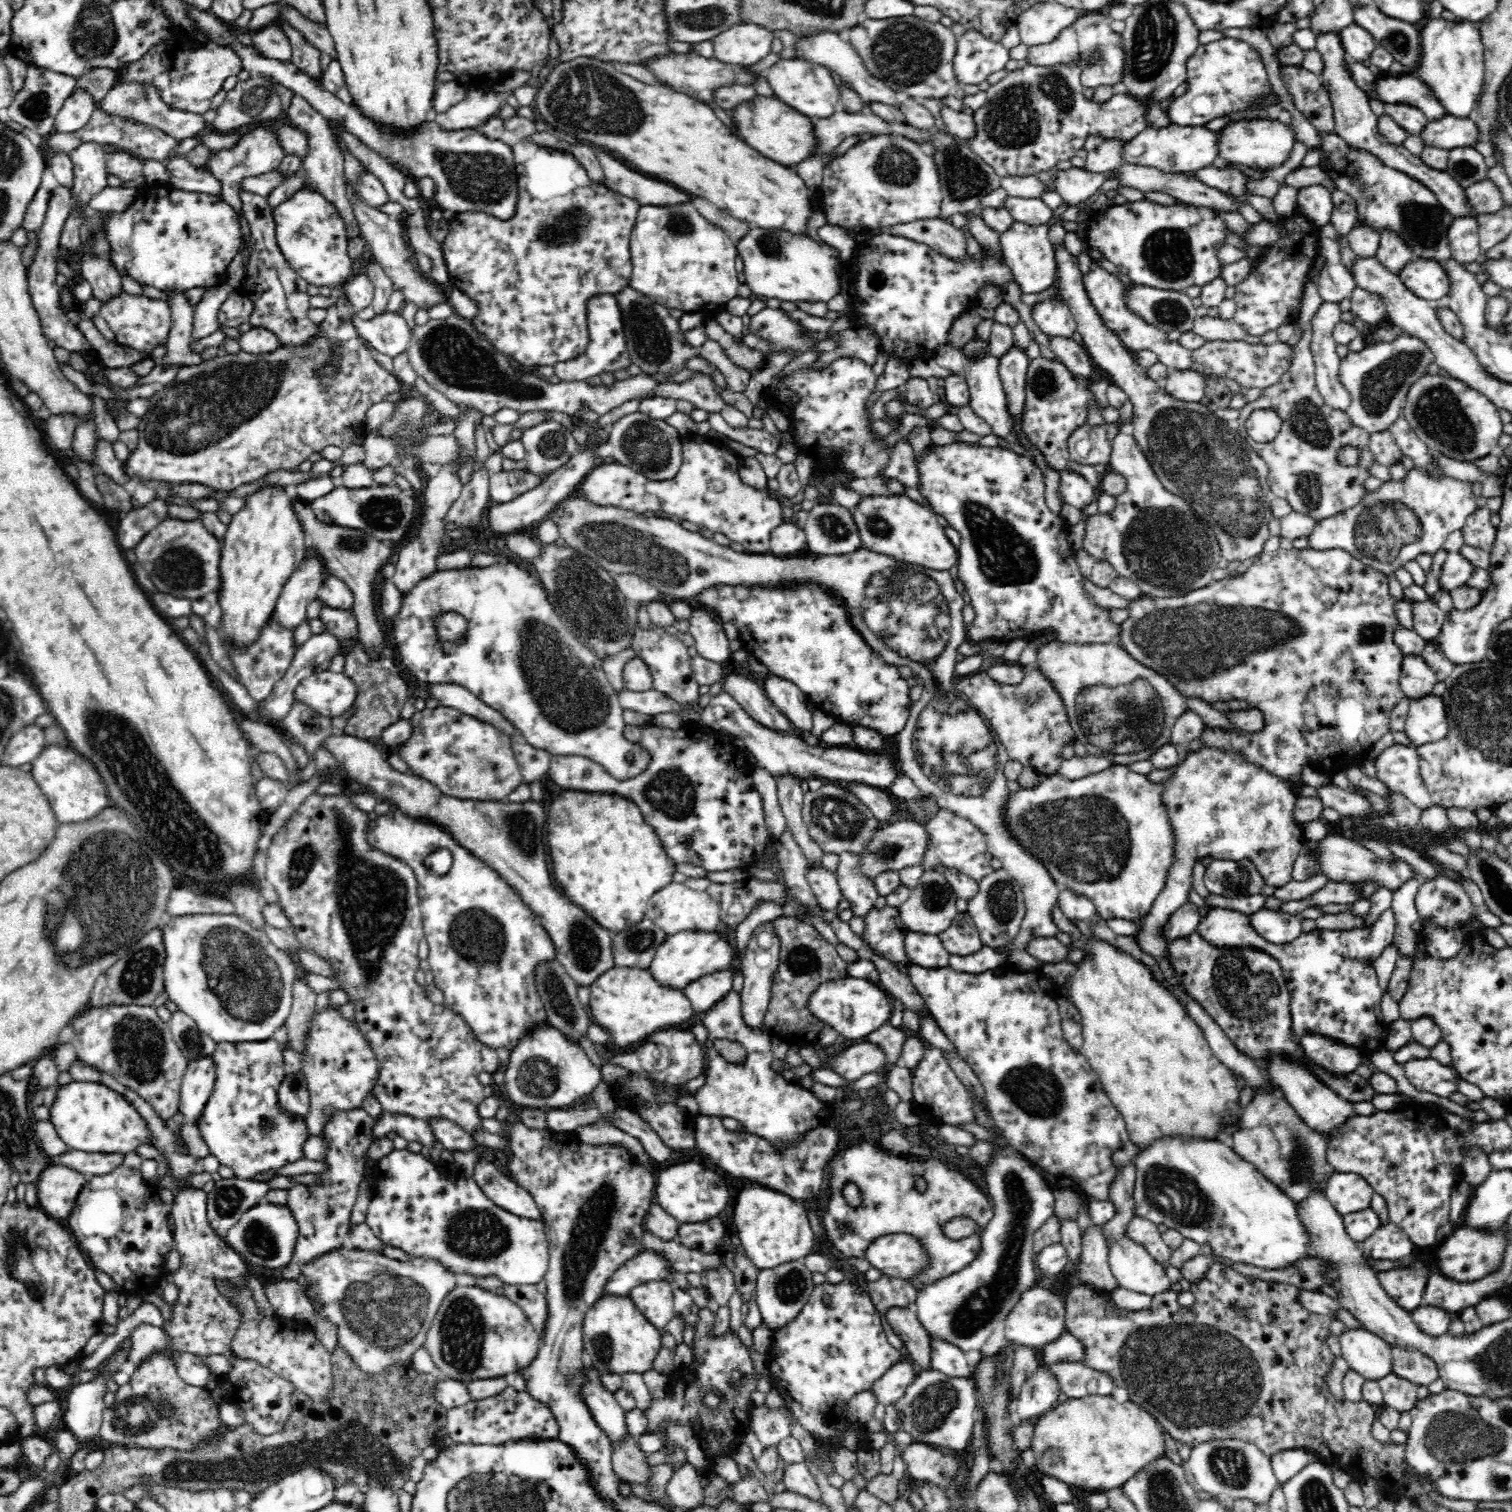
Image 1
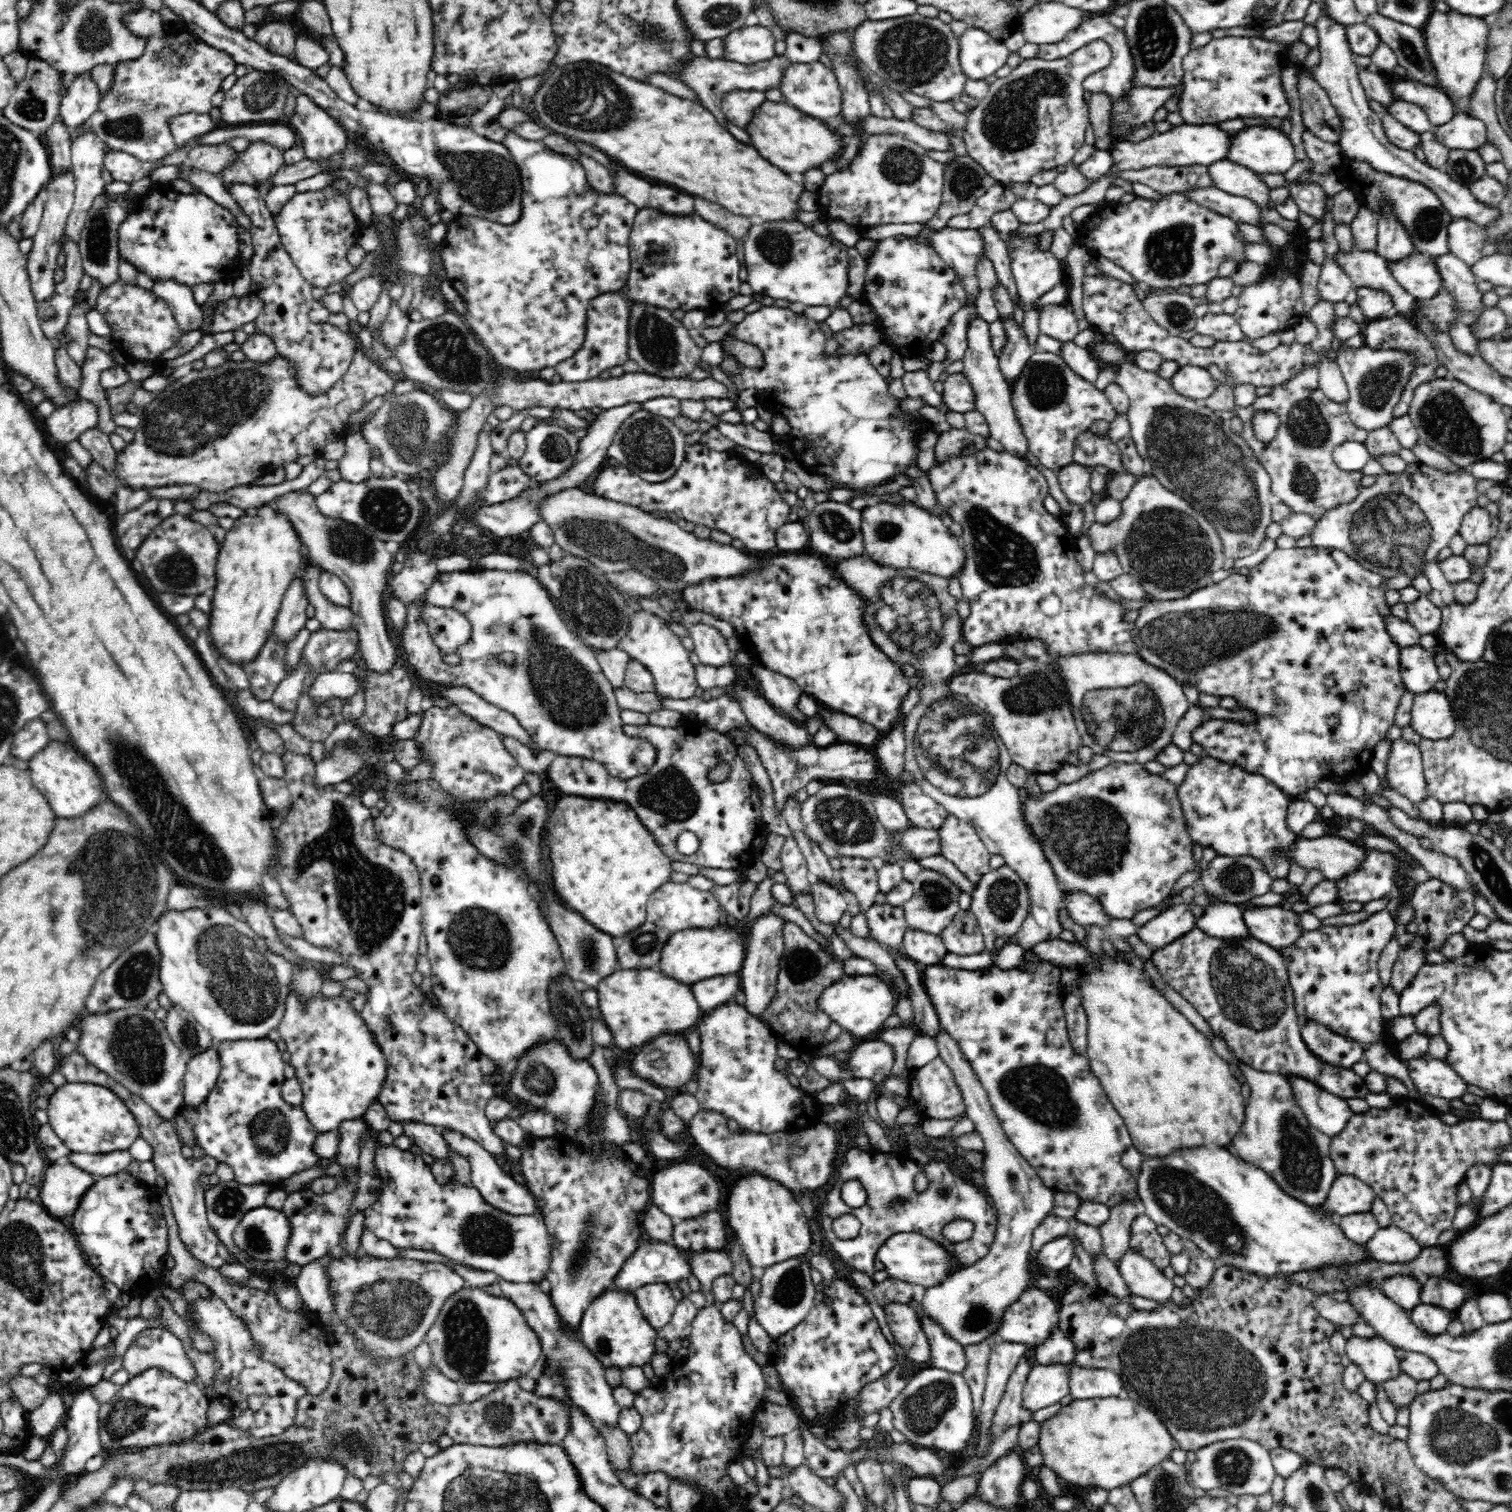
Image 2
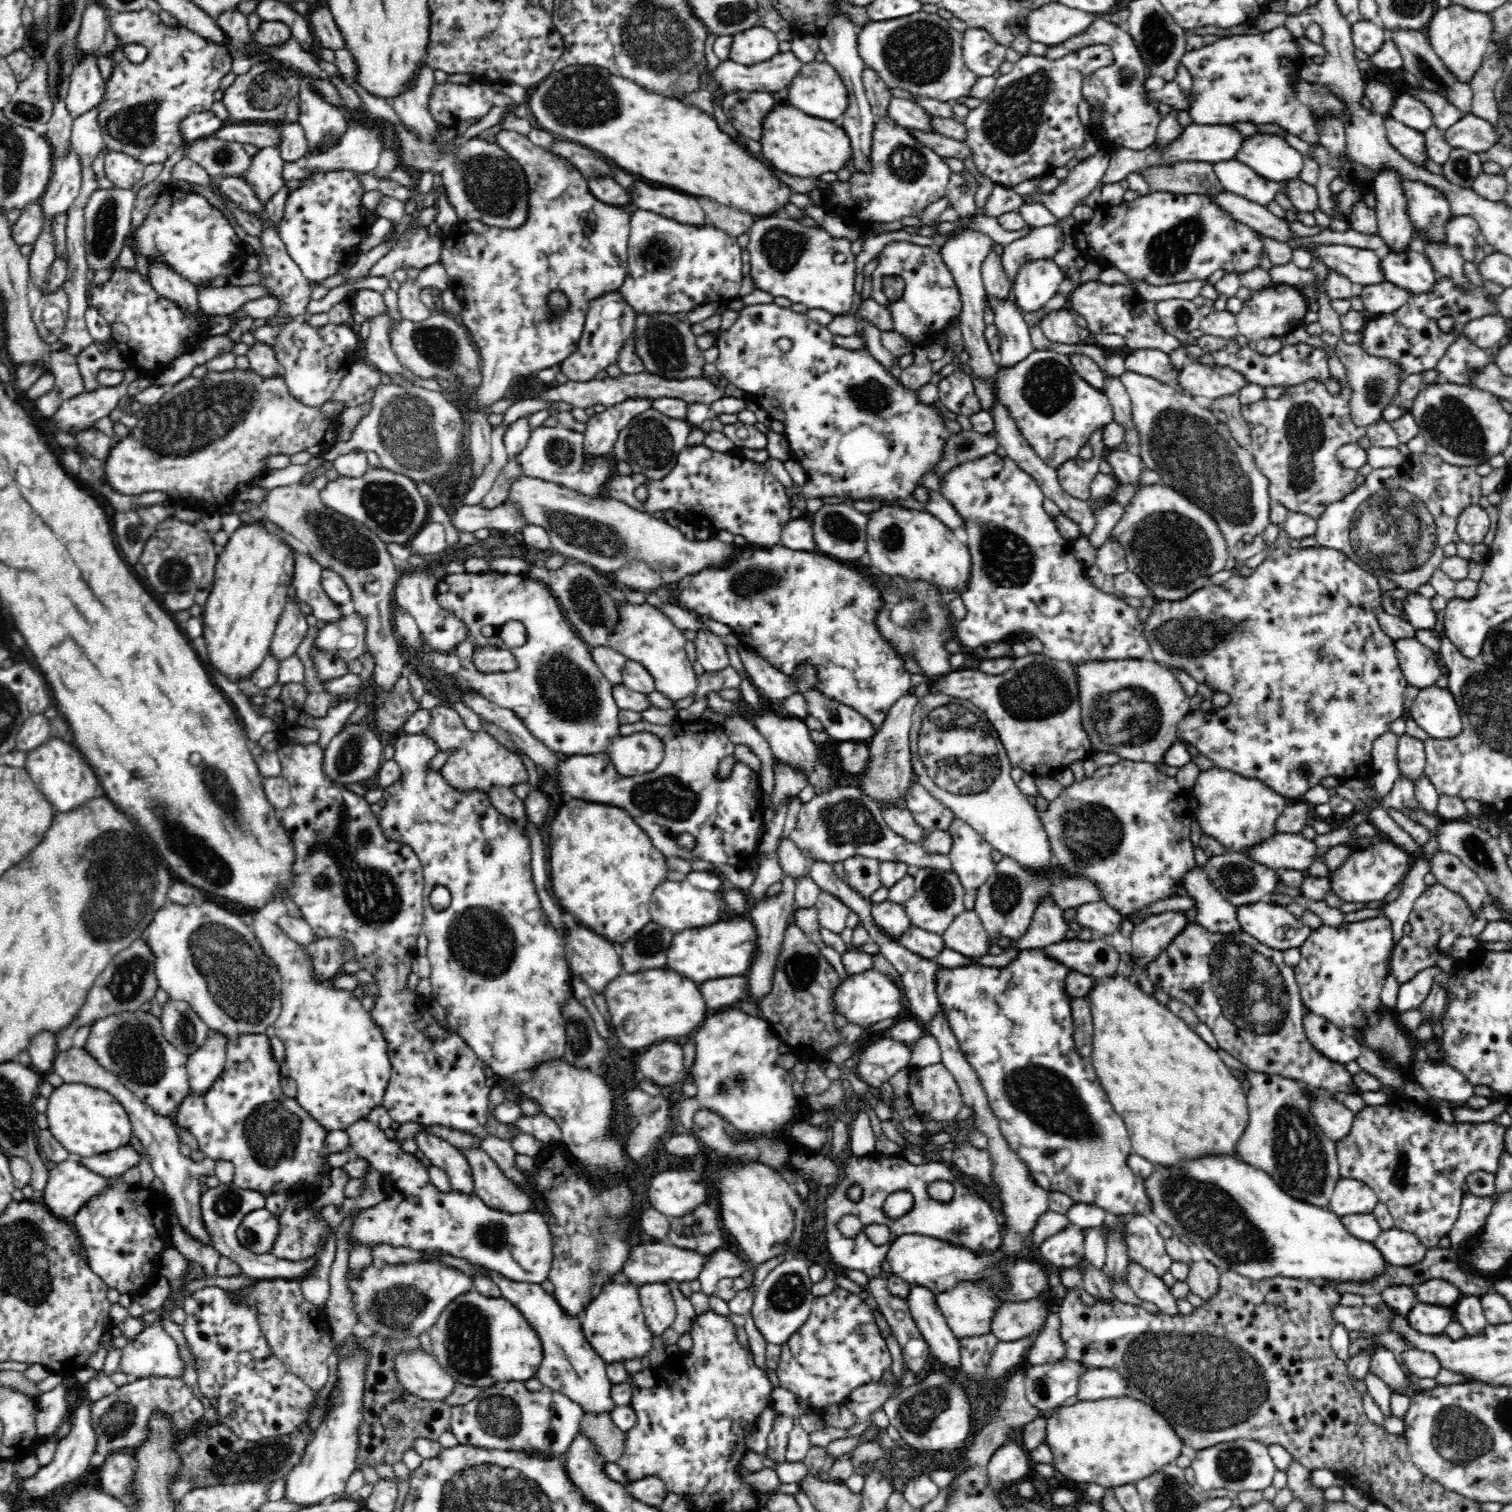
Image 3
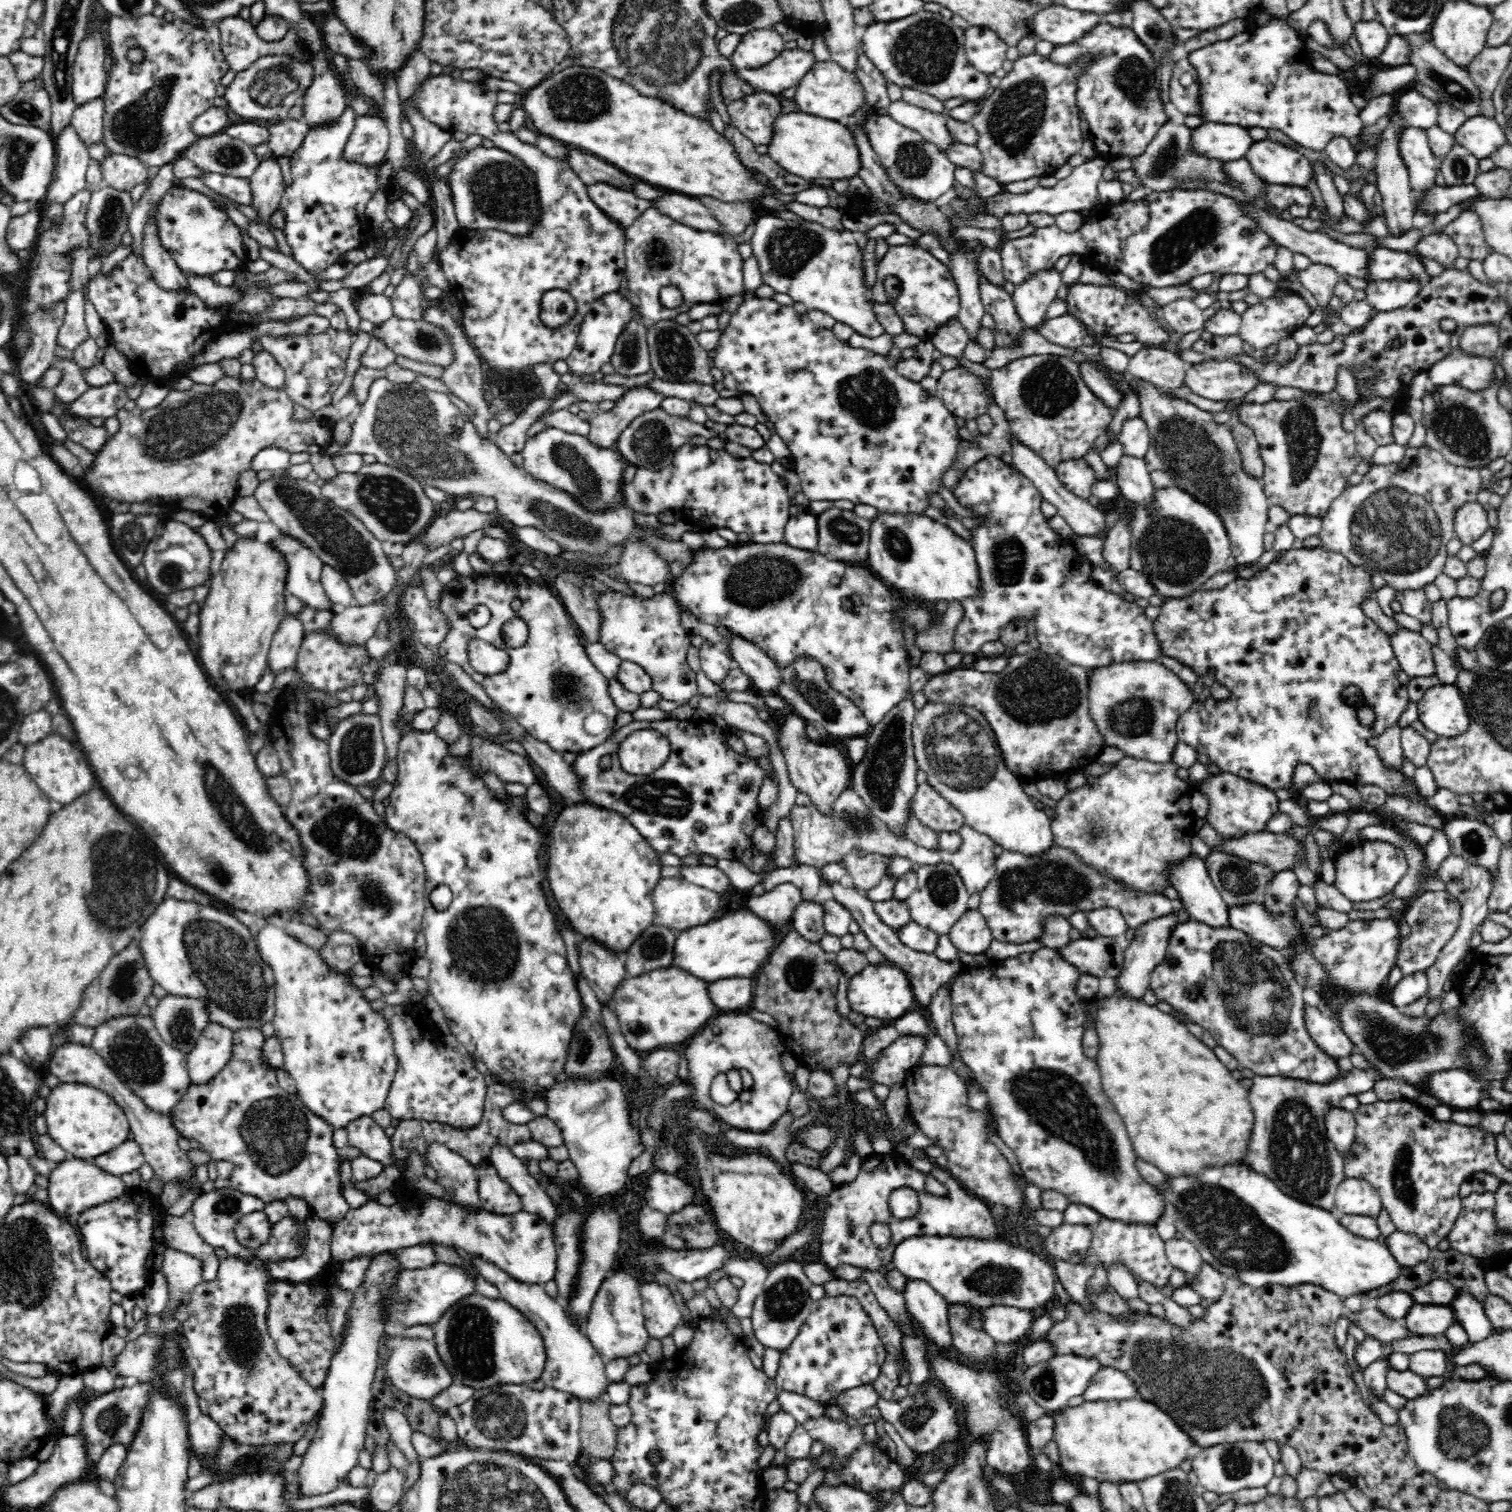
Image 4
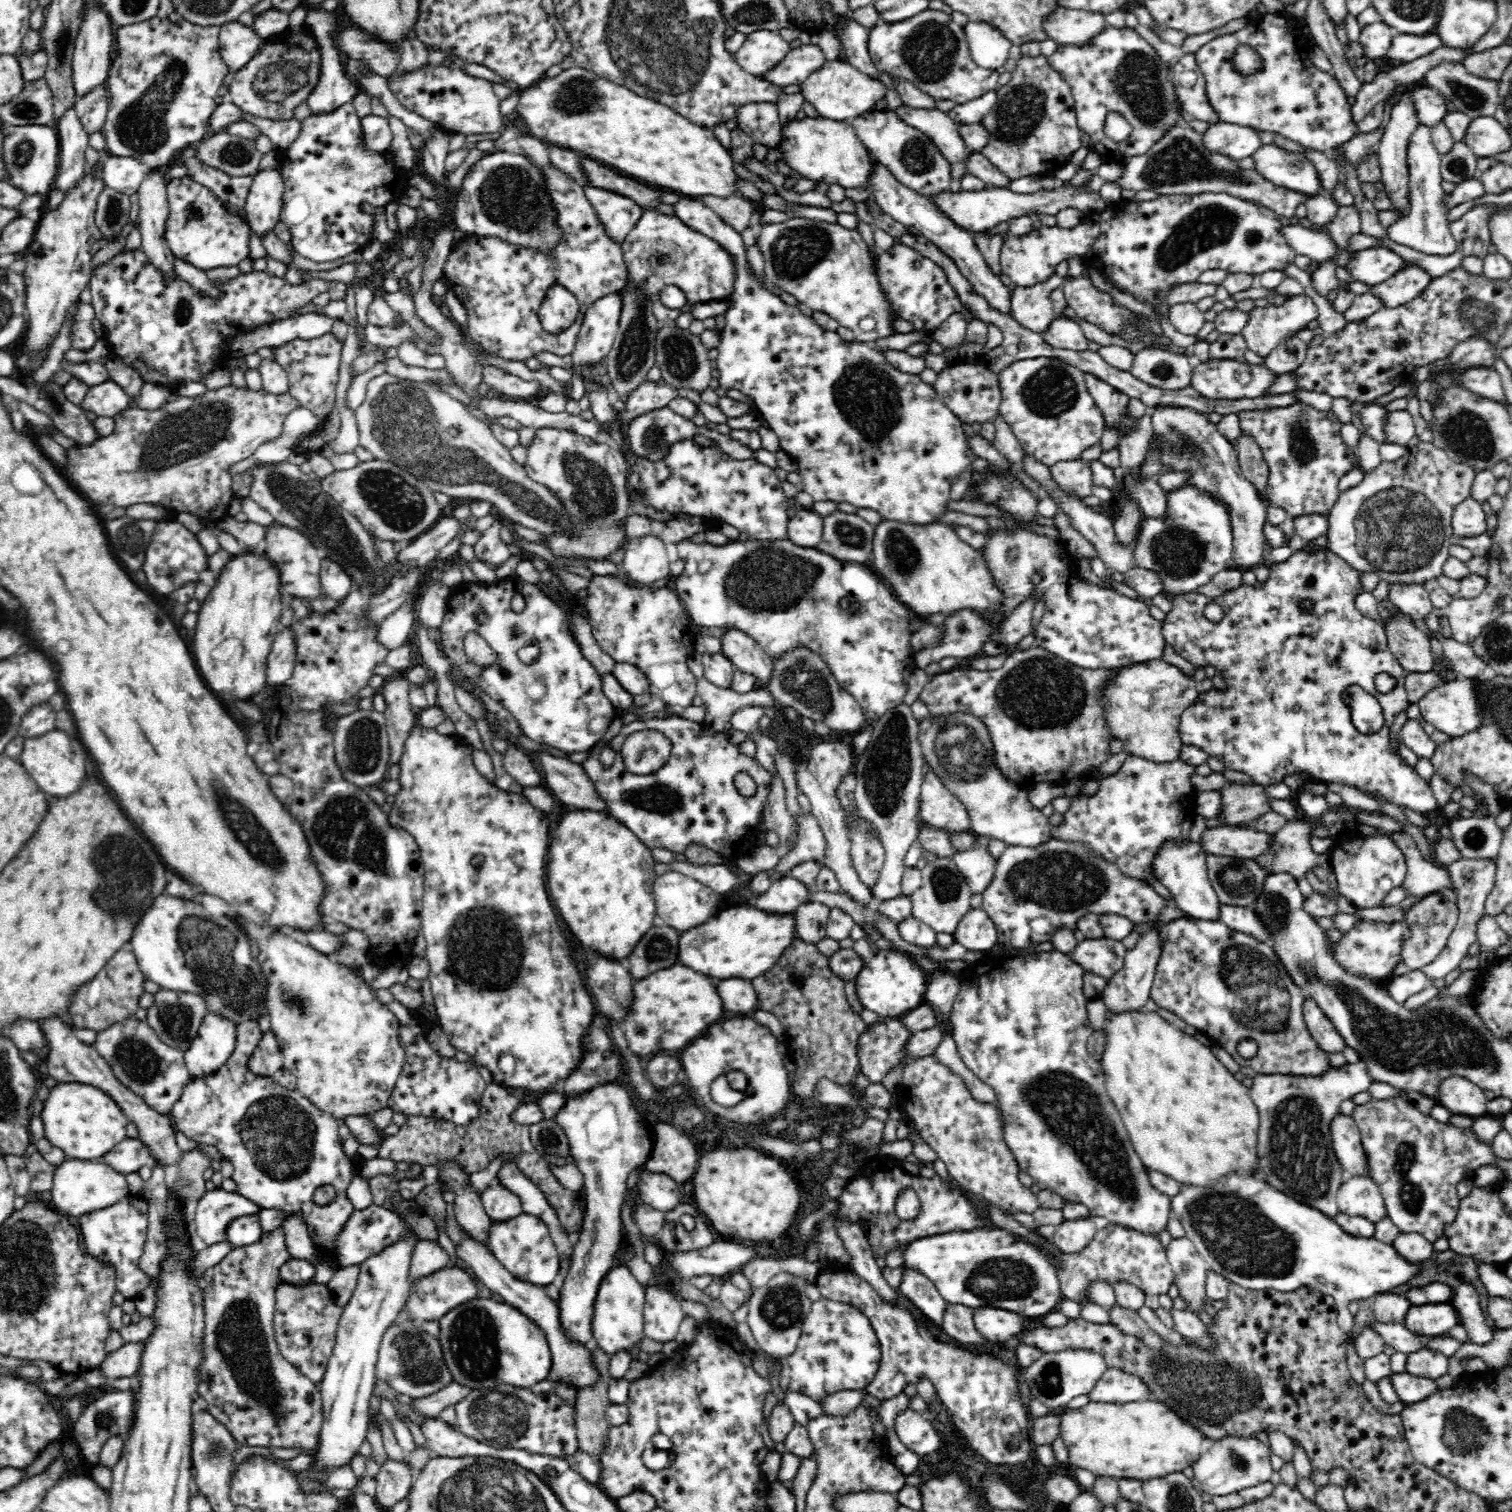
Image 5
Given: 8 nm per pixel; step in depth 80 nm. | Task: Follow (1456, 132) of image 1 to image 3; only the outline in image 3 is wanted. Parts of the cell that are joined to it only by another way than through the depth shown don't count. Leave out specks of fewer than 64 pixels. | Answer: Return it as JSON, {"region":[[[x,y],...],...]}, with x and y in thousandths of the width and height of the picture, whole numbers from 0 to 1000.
{"region":[[[974,75],[968,77],[964,82],[954,87],[956,94],[961,98],[967,98],[980,103],[992,94],[992,87],[987,81]]]}

